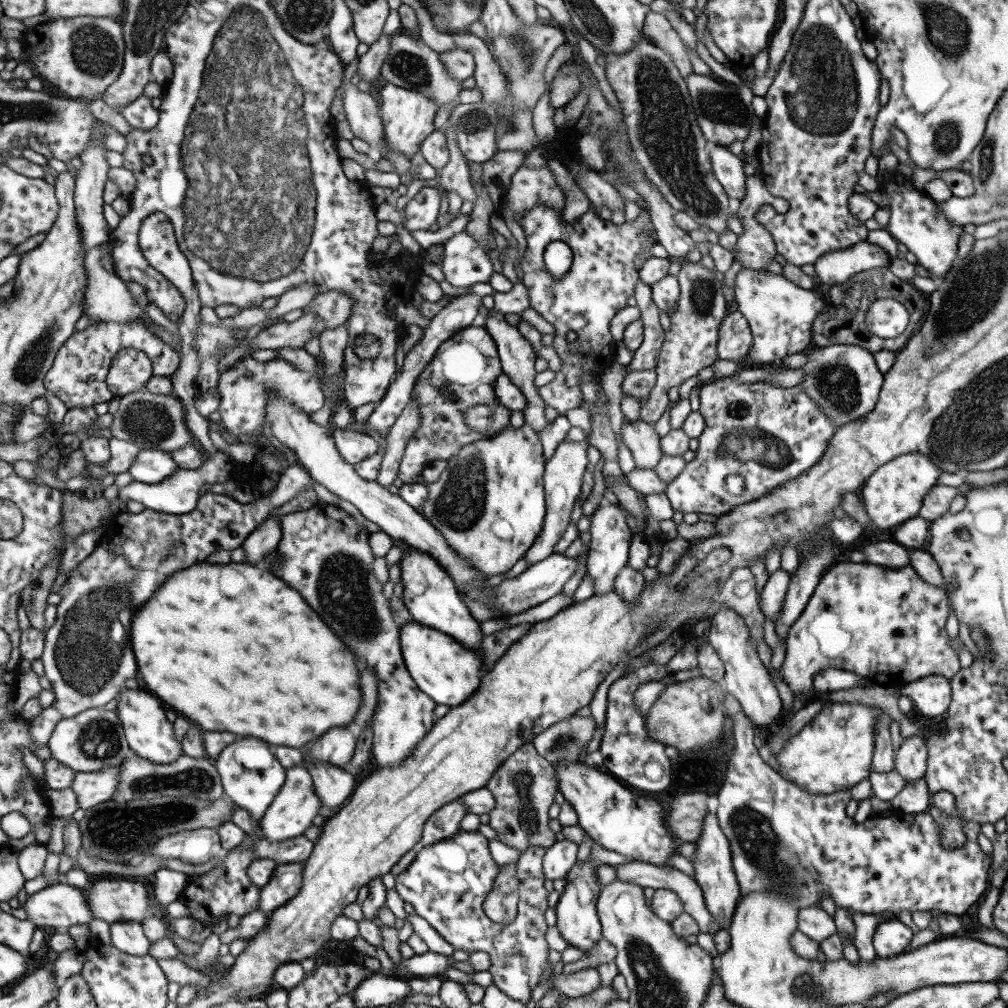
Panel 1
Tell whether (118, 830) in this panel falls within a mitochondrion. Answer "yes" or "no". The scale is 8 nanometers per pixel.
yes

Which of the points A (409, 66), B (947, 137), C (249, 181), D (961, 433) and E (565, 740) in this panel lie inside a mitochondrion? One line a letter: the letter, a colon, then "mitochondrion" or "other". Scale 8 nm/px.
A: mitochondrion
B: mitochondrion
C: mitochondrion
D: mitochondrion
E: mitochondrion

